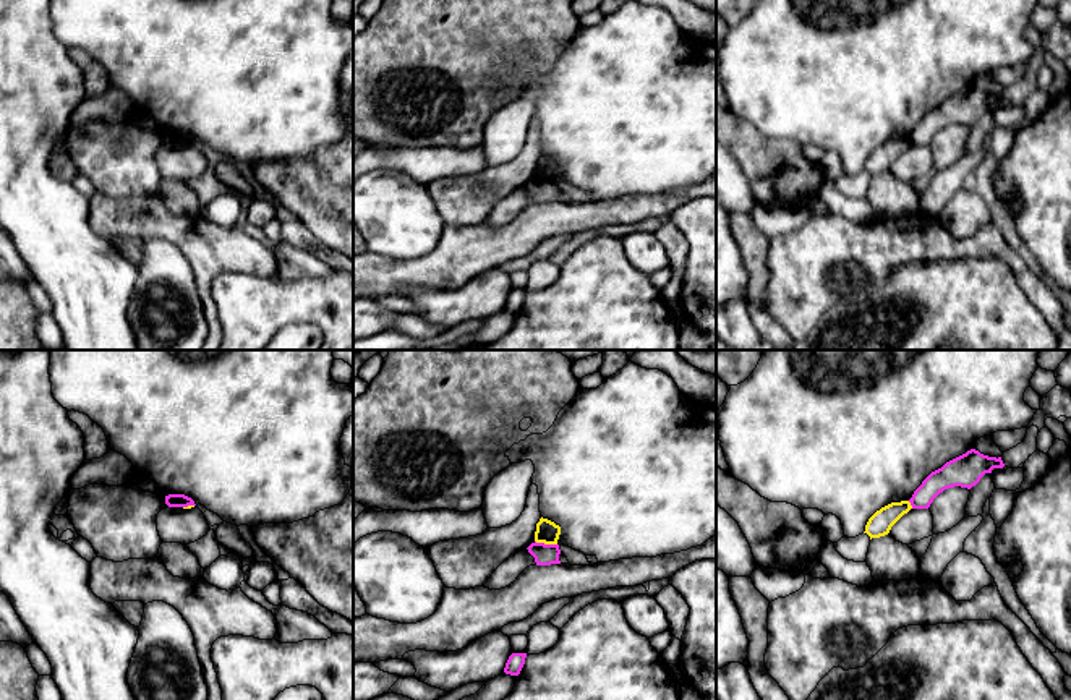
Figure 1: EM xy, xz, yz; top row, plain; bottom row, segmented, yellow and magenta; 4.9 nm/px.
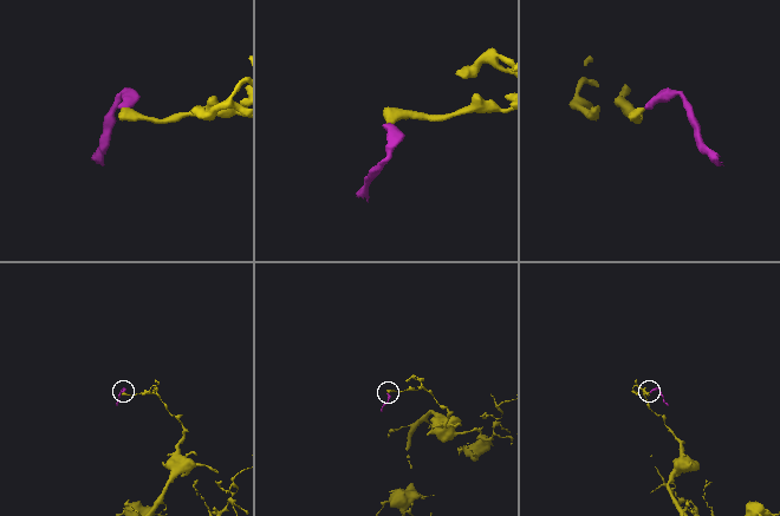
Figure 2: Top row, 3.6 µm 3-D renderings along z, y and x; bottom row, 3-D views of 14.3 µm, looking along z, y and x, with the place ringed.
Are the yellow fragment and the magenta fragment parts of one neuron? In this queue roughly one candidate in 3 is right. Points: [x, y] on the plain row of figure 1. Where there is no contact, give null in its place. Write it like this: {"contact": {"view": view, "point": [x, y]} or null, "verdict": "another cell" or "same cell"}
{"contact": {"view": "xz", "point": [546, 180]}, "verdict": "another cell"}

